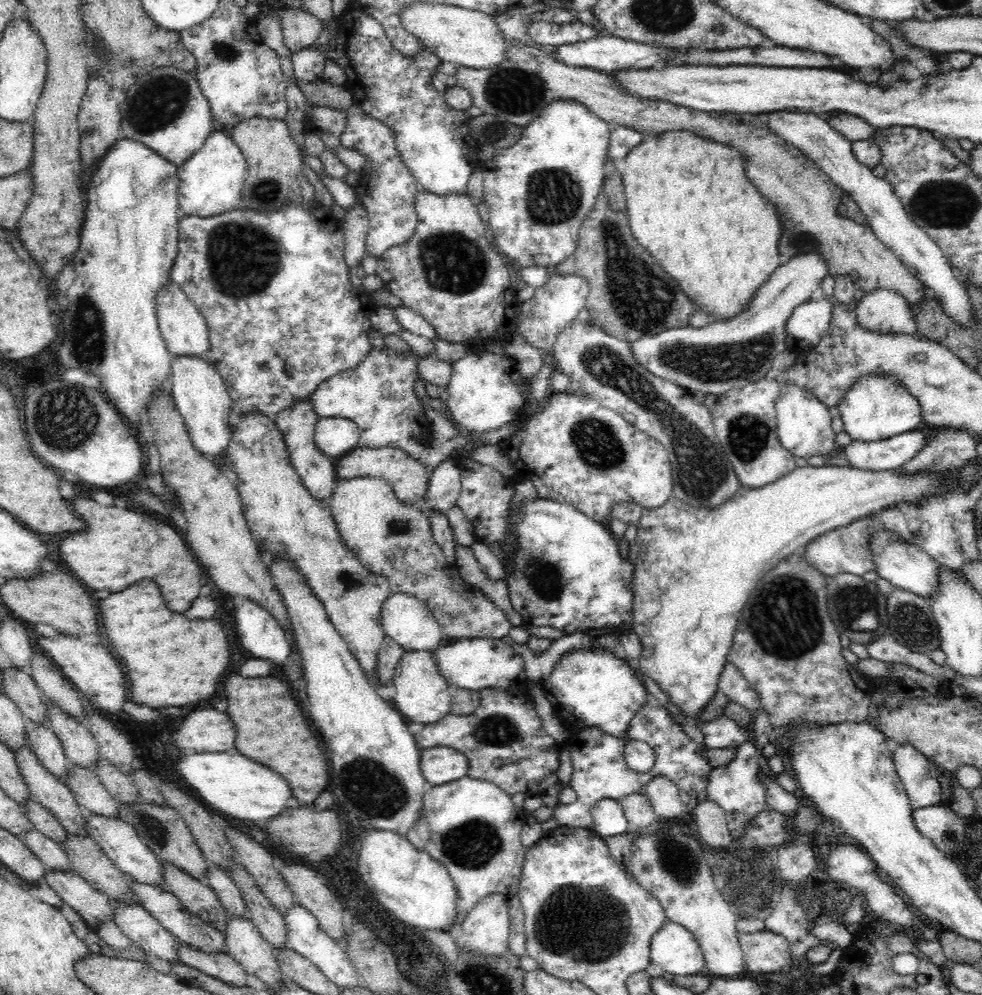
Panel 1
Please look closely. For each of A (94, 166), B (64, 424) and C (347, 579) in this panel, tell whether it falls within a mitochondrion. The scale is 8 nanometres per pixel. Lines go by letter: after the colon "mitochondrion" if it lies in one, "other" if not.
A: other
B: mitochondrion
C: mitochondrion

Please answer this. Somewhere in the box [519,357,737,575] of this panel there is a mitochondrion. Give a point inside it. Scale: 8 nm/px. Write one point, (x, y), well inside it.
(596, 443)

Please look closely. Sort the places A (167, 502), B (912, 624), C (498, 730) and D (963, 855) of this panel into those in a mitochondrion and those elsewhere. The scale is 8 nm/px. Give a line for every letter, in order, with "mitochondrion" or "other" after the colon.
A: mitochondrion
B: mitochondrion
C: mitochondrion
D: other

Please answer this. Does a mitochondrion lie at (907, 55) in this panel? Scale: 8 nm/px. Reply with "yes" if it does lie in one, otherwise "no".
no

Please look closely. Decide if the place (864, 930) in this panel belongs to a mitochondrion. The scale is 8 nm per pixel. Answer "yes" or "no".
no

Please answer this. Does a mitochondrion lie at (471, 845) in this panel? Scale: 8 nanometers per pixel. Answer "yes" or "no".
yes

